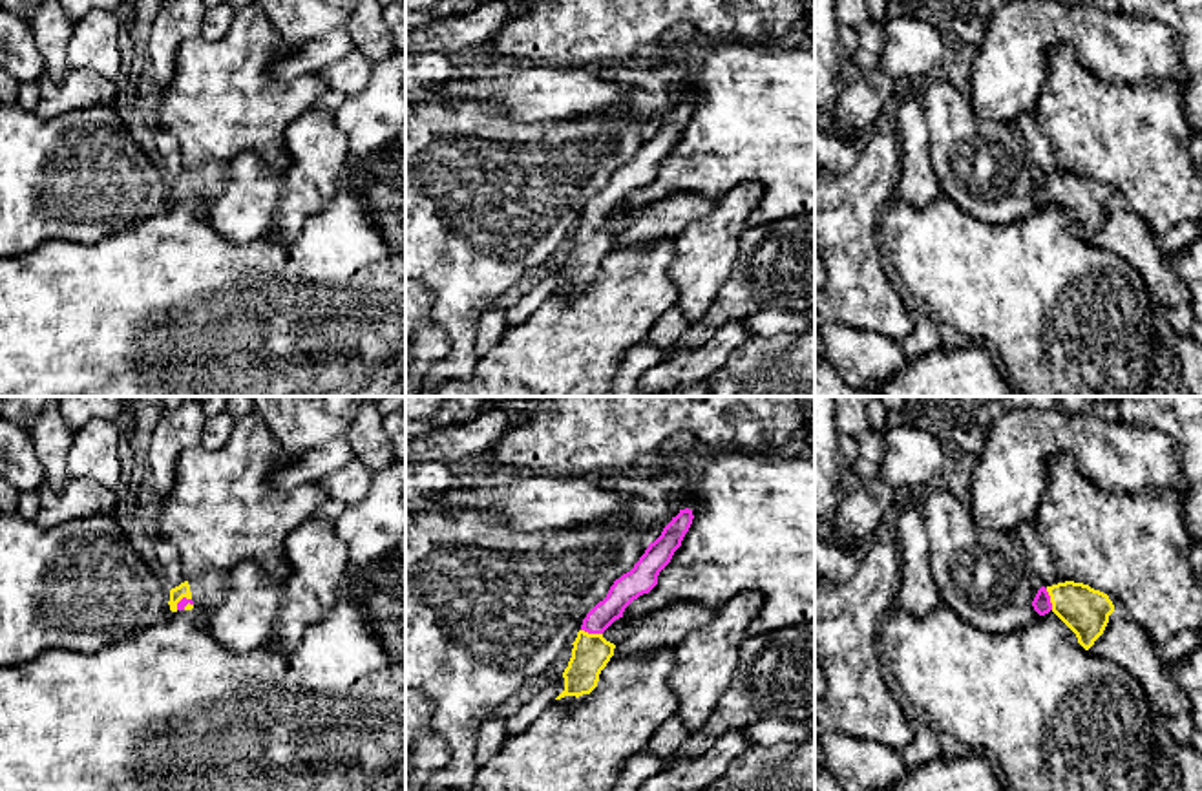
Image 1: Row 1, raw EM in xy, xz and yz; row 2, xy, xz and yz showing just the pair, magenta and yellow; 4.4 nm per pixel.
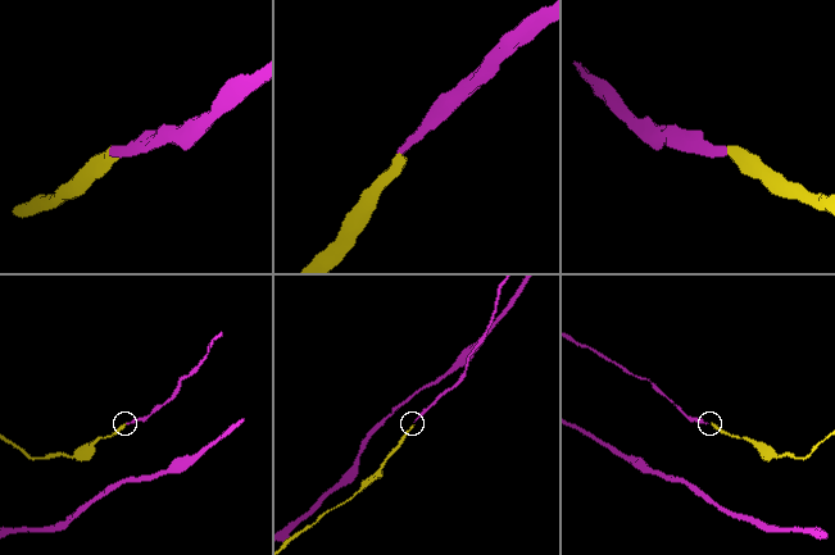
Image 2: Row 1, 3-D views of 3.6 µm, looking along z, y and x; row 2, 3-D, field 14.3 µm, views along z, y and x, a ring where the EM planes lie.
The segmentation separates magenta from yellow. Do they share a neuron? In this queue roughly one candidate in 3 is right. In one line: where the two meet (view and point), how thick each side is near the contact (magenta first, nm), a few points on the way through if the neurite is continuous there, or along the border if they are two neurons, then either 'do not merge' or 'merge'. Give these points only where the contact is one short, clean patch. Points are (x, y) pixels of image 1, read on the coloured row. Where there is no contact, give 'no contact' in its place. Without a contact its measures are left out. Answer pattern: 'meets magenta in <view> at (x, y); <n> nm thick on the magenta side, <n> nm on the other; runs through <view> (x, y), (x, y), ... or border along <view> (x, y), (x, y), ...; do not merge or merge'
meets magenta in xz at (592, 632); 120 nm thick on the magenta side, 170 nm on the other; runs through xz (625, 589), (596, 622), (592, 632), (590, 653); merge

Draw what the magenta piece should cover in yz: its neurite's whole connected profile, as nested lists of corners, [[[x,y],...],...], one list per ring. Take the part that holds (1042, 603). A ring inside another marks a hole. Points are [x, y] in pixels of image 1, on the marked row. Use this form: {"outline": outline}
{"outline": [[[1074,581],[1041,586],[1032,606],[1039,616],[1052,610],[1076,634],[1085,650],[1103,634],[1114,612],[1107,594]]]}

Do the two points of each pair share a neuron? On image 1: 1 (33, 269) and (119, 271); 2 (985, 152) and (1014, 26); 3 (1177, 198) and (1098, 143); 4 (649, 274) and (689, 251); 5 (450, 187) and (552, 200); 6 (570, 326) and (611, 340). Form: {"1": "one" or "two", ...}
{"1": "one", "2": "two", "3": "one", "4": "two", "5": "one", "6": "one"}

